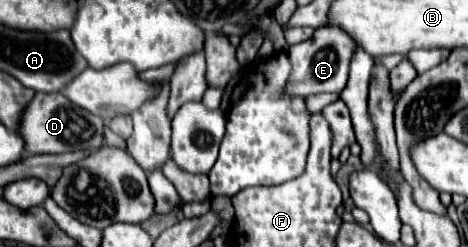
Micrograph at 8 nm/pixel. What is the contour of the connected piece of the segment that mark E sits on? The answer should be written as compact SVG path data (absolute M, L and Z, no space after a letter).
M340 26L316 28L310 40L304 40L288 48L288 56L292 62L292 82L288 82L288 90L292 90L292 94L304 94L304 96L320 92L340 94L348 80L348 64L354 48L356 42L352 42L352 36Z

